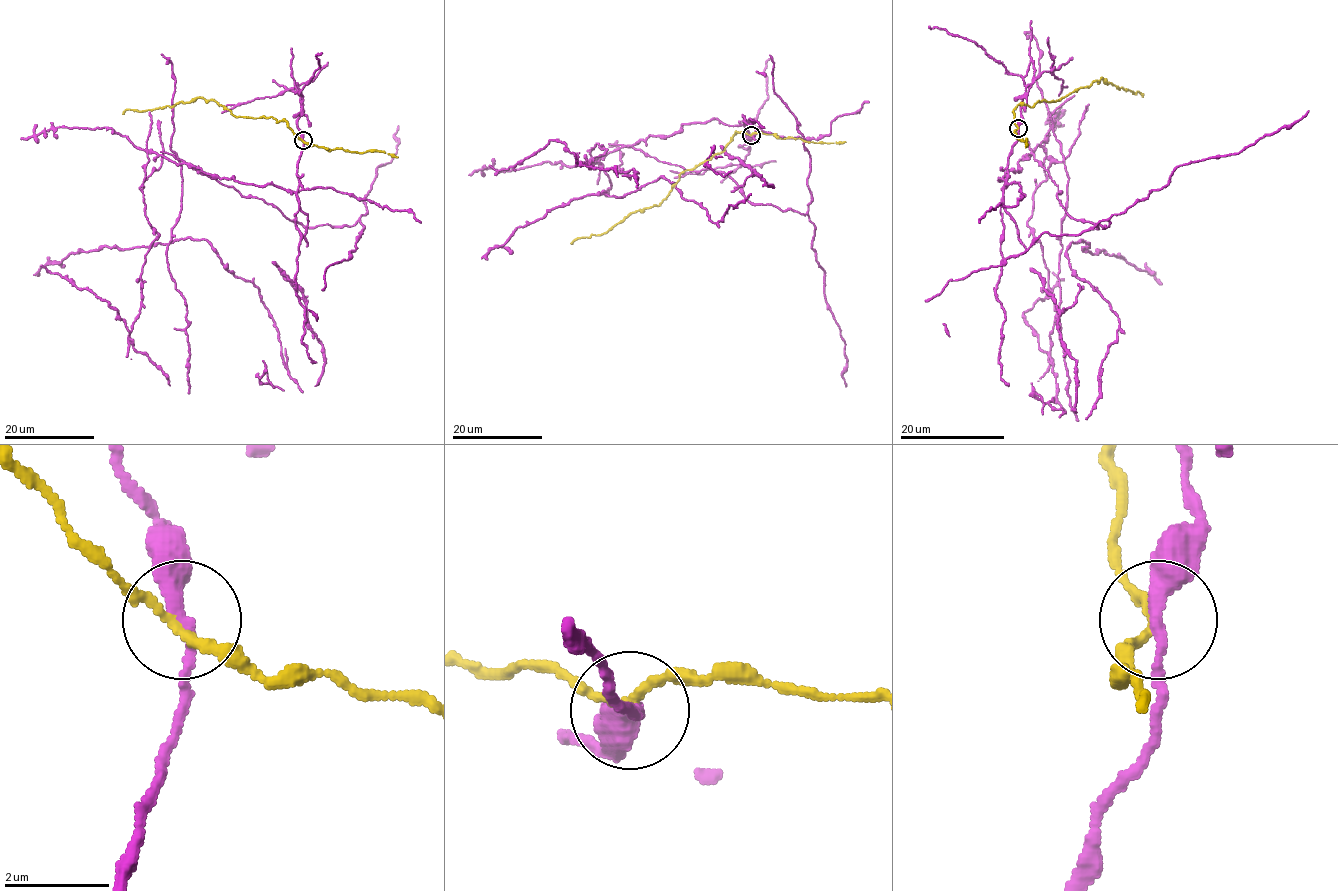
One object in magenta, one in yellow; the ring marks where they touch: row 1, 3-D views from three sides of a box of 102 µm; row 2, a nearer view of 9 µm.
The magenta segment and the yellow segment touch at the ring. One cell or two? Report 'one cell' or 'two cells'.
two cells

